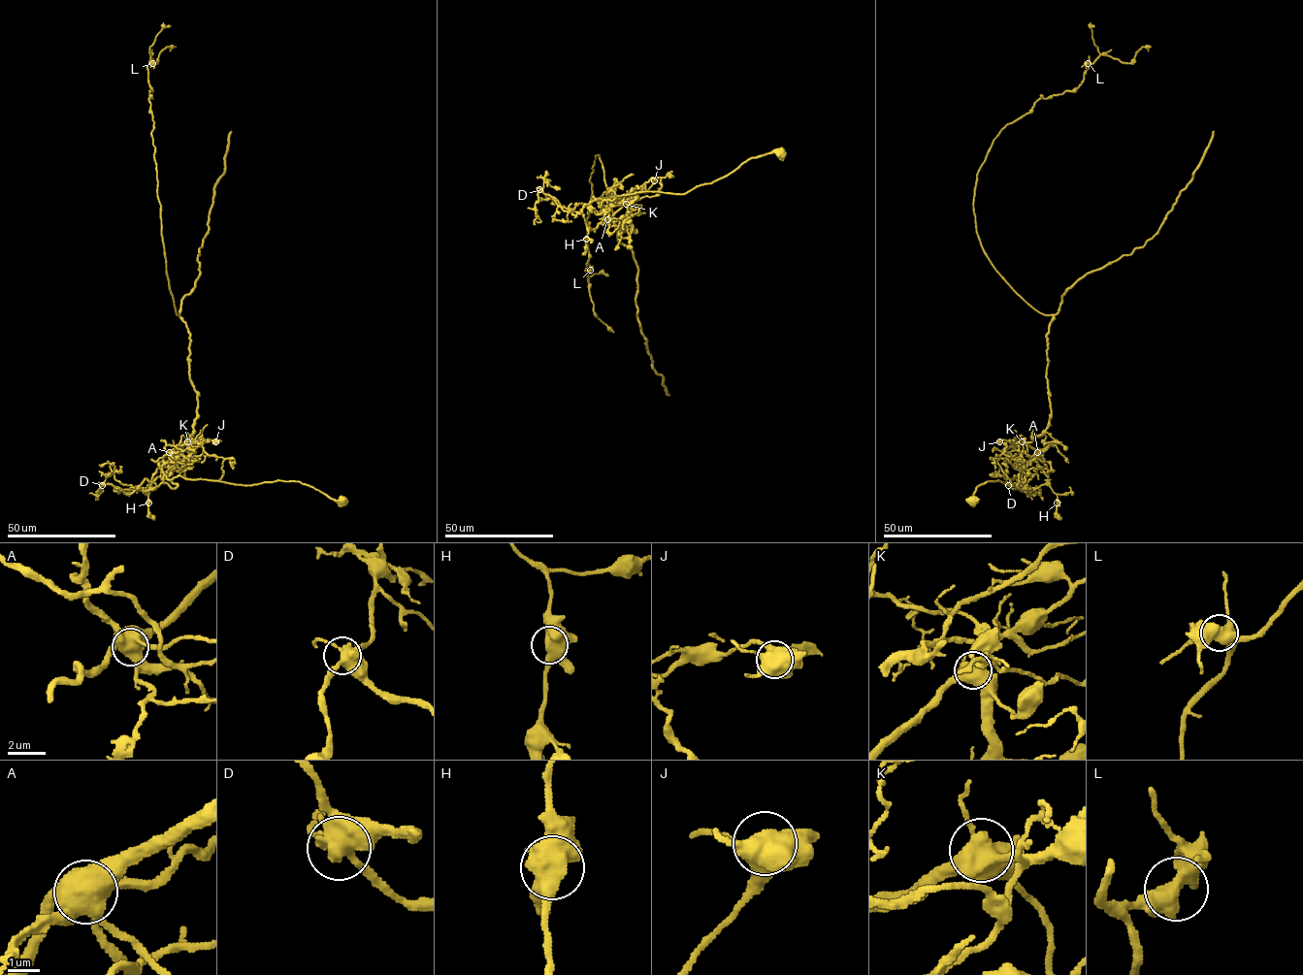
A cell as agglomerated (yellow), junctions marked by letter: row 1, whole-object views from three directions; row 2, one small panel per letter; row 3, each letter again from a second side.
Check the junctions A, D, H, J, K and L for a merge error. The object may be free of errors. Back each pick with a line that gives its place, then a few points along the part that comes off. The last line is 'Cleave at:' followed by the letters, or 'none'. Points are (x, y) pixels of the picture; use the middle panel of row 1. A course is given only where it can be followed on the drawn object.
A: Place: (607, 219). Course of the part to remove: (607, 219), (625, 205), (635, 232), (617, 233), (597, 155), (585, 271), (593, 311), (613, 332)
Cleave at: A

